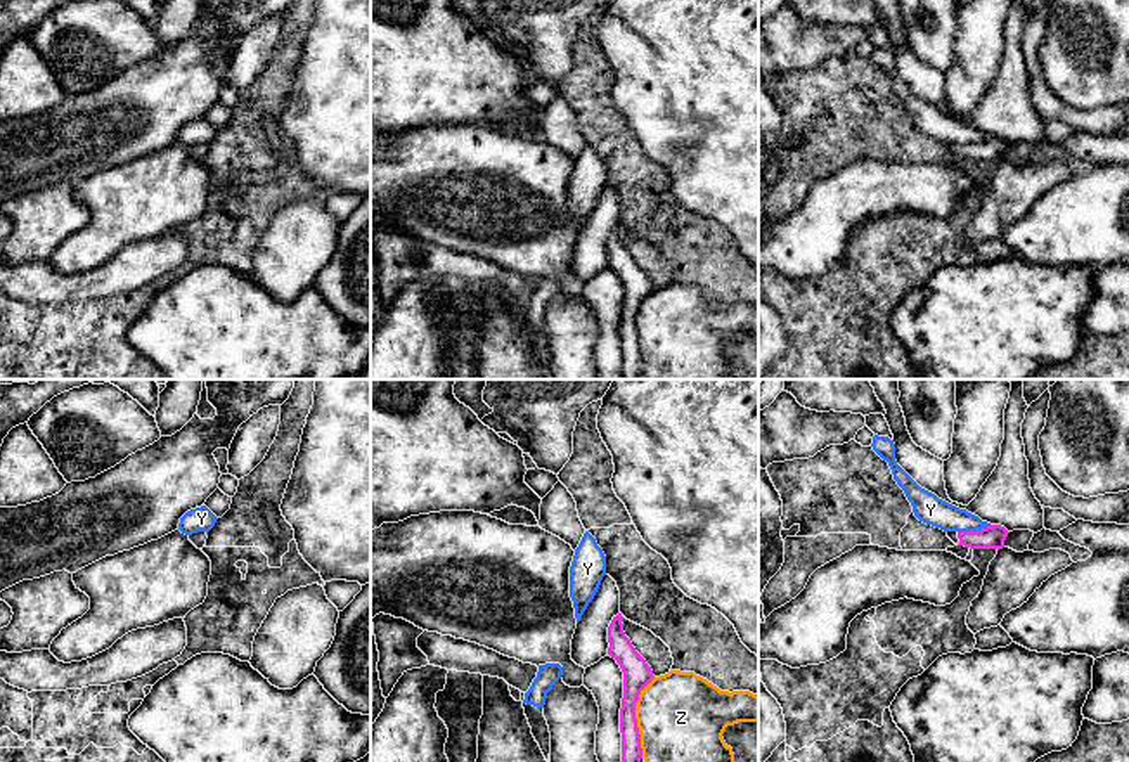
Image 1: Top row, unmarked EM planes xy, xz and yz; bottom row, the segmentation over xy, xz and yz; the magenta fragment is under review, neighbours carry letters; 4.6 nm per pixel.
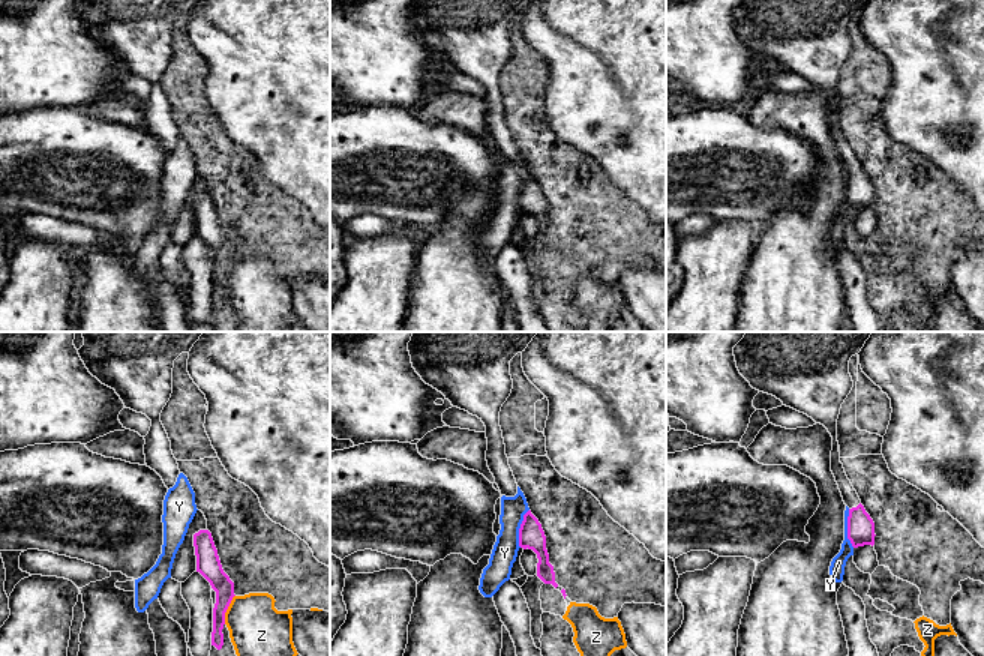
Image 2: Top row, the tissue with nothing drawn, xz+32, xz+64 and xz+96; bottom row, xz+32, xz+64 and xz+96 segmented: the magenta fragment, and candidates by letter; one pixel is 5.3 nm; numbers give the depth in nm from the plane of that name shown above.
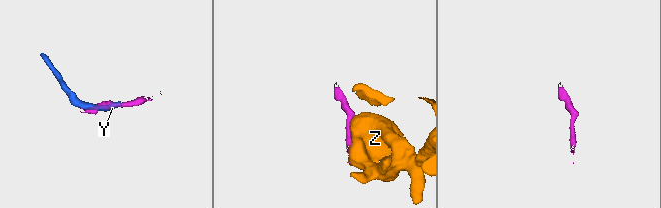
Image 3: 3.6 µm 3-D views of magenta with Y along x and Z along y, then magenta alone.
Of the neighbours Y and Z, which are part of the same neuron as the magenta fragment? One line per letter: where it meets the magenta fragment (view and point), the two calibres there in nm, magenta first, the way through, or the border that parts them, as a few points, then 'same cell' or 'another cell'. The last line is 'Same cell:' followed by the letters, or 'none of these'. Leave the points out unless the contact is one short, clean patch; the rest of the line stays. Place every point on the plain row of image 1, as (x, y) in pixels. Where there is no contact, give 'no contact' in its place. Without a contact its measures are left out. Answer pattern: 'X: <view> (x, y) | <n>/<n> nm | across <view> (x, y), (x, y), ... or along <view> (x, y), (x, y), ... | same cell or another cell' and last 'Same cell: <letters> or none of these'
Y: yz (974, 144) | 110/140 nm | along yz (991, 137), (980, 142), (958, 144) | another cell
Z: xz (634, 329) | 140/420 nm | another cell
Same cell: none of these

